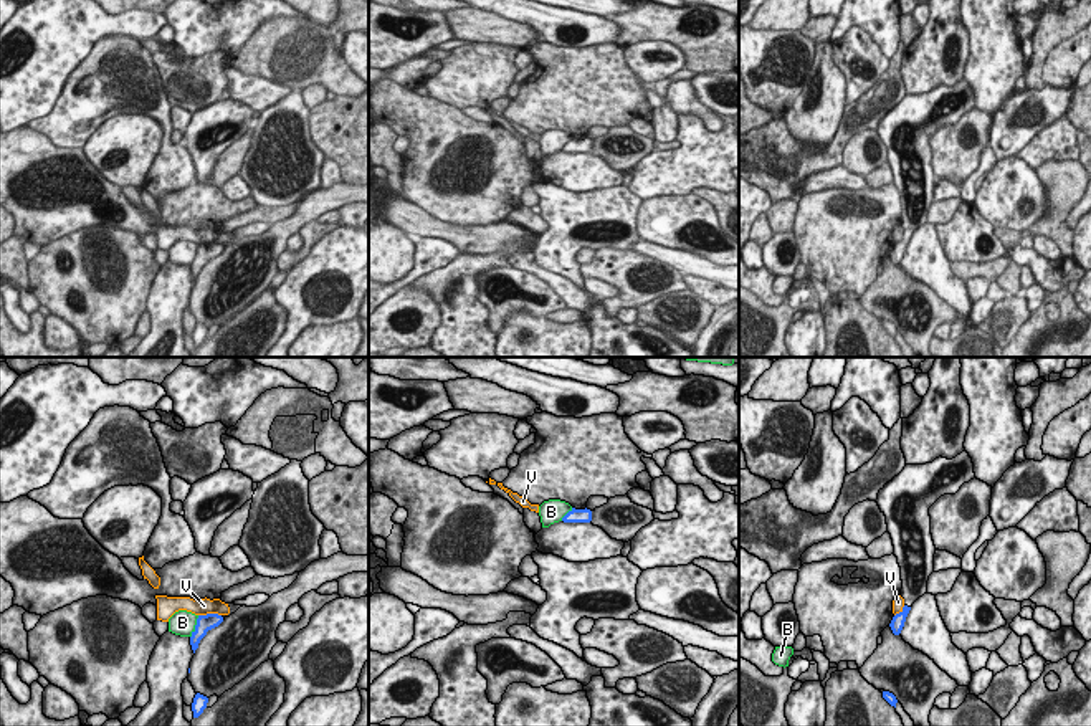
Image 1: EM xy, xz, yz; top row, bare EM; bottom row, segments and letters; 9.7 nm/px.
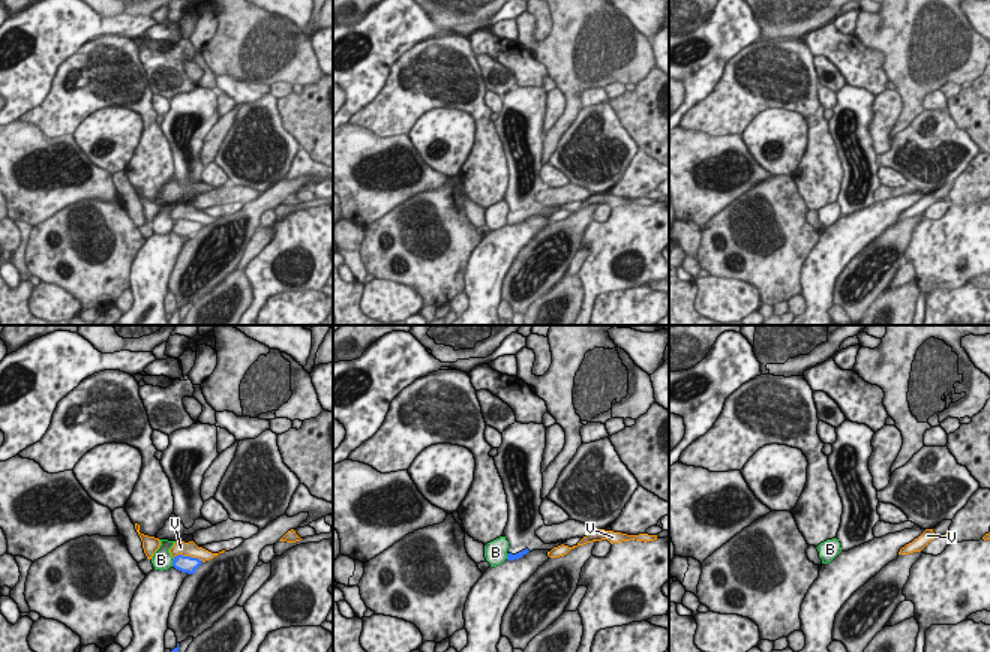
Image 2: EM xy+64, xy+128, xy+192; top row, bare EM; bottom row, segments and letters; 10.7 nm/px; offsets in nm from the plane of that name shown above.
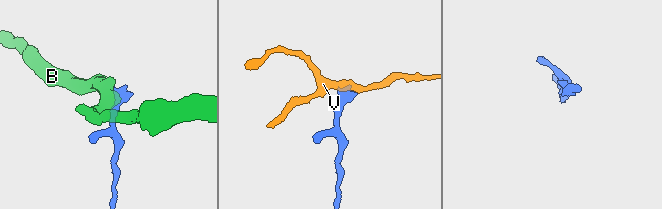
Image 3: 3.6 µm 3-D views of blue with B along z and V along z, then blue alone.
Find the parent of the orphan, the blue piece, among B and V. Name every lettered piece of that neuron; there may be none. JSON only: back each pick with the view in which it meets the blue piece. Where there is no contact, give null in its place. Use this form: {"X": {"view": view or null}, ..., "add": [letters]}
{"add": []}

